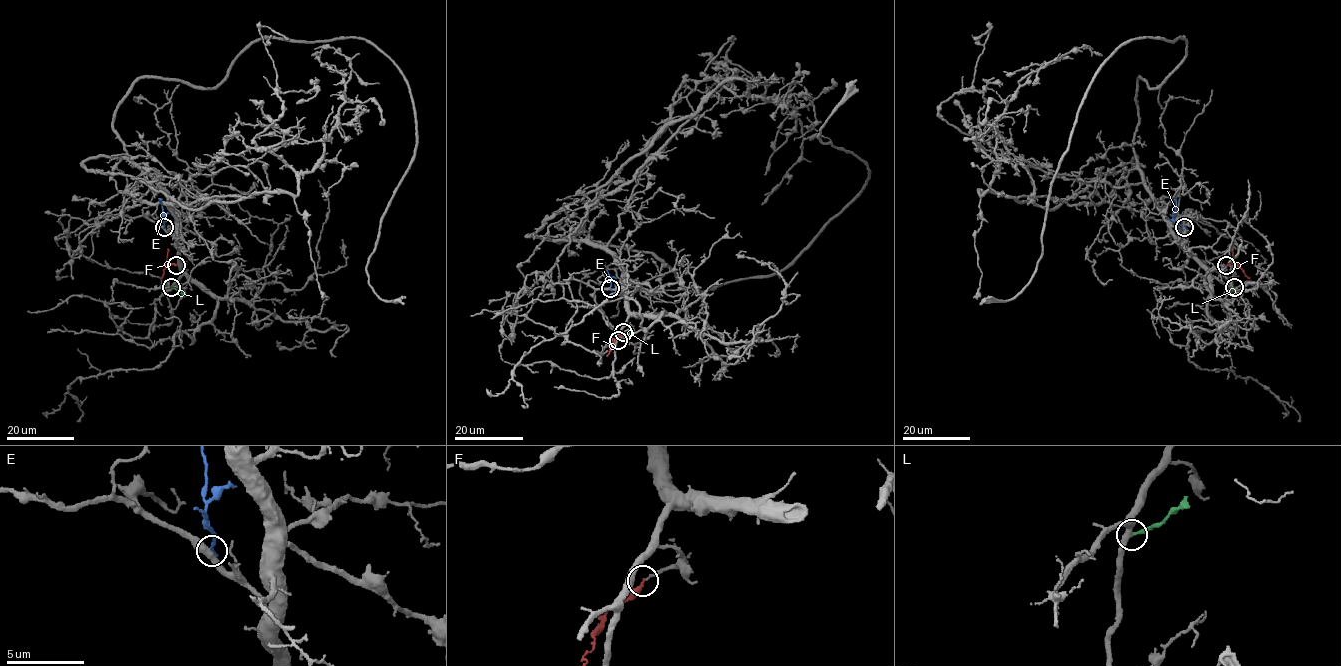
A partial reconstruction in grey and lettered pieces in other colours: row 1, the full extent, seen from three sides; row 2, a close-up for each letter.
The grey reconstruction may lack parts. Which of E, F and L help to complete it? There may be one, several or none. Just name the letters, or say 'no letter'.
no letter

